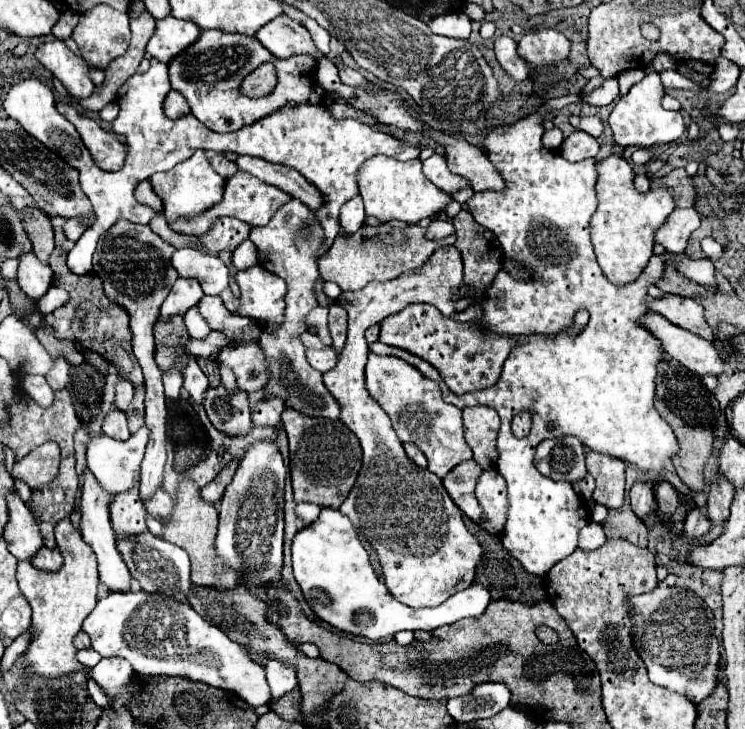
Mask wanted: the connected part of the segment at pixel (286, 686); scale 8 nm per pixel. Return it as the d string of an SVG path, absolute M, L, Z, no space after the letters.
M268 659L264 663L264 671L266 671L266 679L272 691L272 701L276 703L282 695L286 695L288 691L292 691L296 687L296 671L276 659Z

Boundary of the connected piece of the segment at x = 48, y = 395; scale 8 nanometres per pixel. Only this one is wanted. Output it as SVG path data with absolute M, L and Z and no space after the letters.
M34 375L24 377L22 379L22 387L40 407L46 407L46 403L54 401L54 391L50 389L50 385L46 383L44 377L38 377L38 375L36 377Z

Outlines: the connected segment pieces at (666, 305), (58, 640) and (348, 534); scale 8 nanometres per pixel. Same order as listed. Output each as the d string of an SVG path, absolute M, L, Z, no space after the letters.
M664 295L660 299L650 301L650 311L660 313L670 323L674 323L698 337L714 341L714 333L704 319L704 307L700 303L696 303L694 299L680 297L680 295Z
M60 521L56 525L56 535L66 535L66 555L64 565L58 573L44 573L28 563L18 563L18 583L20 591L32 607L32 639L24 651L24 667L20 685L30 677L40 679L58 679L70 673L86 671L86 667L76 659L78 649L74 647L74 637L82 629L84 619L96 605L98 595L98 569L92 549L82 541L80 533L72 527L70 521Z
M328 507L322 509L318 521L304 527L294 537L292 569L306 603L322 621L338 631L366 637L370 641L392 637L402 629L434 631L464 617L484 615L486 607L490 605L490 591L482 583L472 583L470 587L454 593L442 605L432 609L412 609L396 601L392 593L388 593L386 585L378 581L368 553L362 547L358 533L348 517Z

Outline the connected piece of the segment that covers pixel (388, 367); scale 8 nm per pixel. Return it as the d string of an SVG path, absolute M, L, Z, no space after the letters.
M370 353L366 363L366 389L370 397L386 411L402 443L414 443L428 459L428 471L440 479L464 459L472 459L472 449L464 441L462 409L444 403L436 381L422 377L416 367L396 357Z

